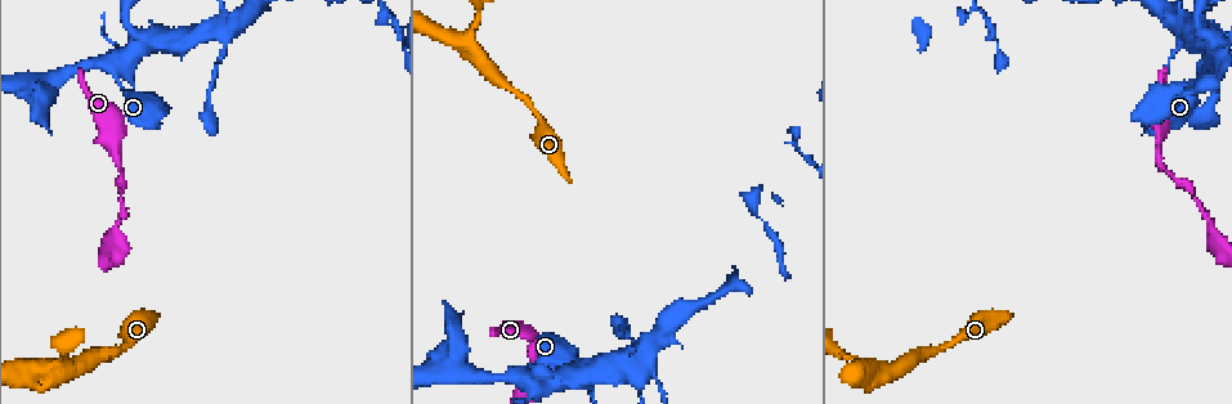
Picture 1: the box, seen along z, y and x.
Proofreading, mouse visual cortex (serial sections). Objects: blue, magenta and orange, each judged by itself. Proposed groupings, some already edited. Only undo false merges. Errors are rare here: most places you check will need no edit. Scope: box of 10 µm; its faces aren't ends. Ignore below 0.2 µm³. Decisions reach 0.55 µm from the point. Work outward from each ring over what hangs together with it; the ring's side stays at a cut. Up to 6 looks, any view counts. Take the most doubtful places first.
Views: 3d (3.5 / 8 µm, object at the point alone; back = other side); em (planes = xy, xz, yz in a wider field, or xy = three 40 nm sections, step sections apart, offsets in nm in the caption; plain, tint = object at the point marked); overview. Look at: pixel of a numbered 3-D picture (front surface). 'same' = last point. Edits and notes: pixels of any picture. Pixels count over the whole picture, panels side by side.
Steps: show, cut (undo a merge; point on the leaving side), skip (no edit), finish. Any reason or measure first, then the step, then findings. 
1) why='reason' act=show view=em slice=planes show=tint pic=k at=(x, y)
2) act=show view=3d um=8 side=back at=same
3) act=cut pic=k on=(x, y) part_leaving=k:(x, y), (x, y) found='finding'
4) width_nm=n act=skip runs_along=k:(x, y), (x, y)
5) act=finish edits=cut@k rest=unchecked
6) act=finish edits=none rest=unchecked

why='calibre changes' act=show view=3d um=3.5 pic=1 at=(1158, 153)

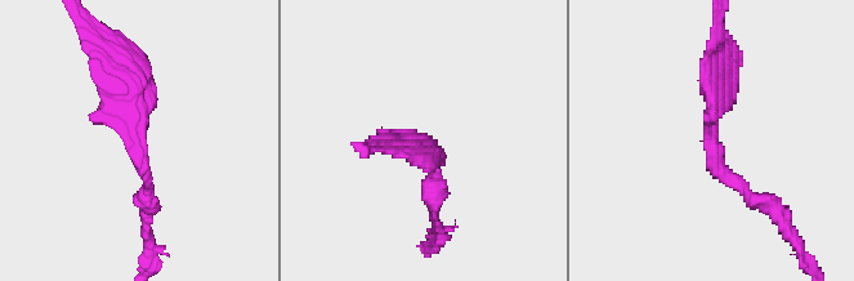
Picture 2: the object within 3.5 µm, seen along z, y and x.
why='shape alone is not enough' act=show view=em slice=xy step=3 show=tint pic=2 at=(710, 134)

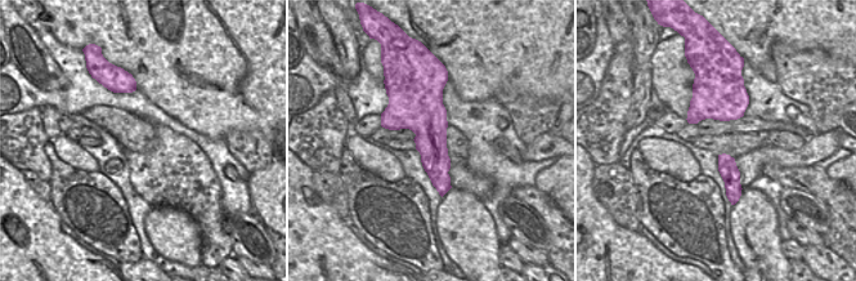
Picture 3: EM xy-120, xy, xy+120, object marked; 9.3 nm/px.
act=skip runs_along=2:(718, 52), (714, 159), (758, 199) found='all the same cell'

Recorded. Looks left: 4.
why='a narrow waist' act=show view=3d um=3.5 side=back pic=1 at=(110, 67)

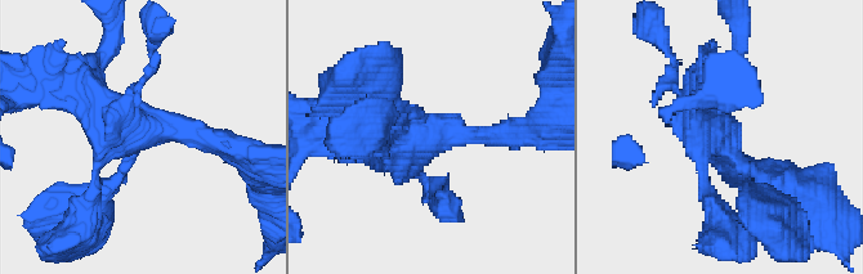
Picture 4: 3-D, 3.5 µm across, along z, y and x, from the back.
why='now the EM' act=show view=em slice=xy step=3 show=tint pic=4 at=(720, 134)

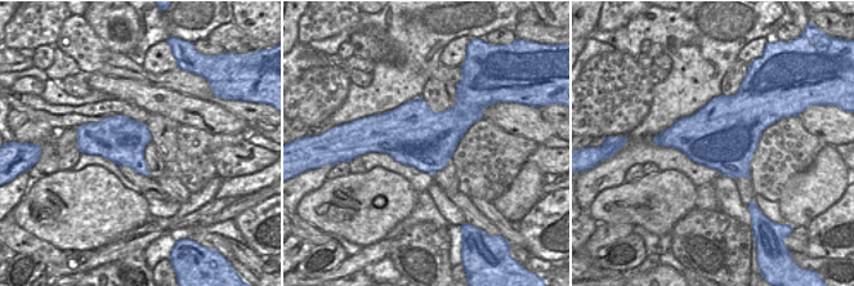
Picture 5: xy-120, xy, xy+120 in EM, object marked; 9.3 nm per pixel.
act=skip found='one cell here'

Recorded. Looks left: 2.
why='four or more arms meet' act=show view=3d um=3.5 pic=1 at=(649, 367)

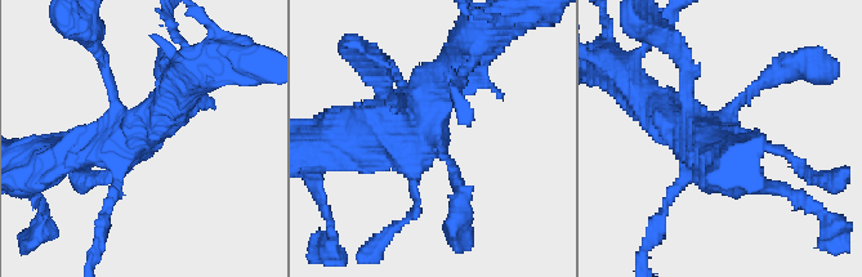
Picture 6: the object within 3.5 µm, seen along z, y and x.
why='need the tissue' act=show view=em slice=xy step=1 show=tint pic=6 at=(428, 131)

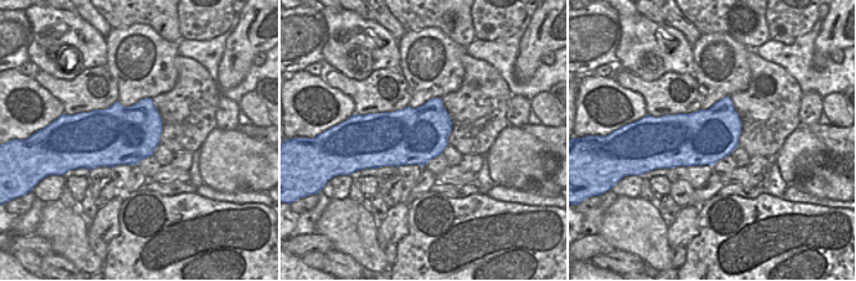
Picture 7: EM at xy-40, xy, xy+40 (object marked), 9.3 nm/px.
width_nm=550 act=skip runs_along=6:(335, 137), (394, 124), (461, 61) found='one cell here'

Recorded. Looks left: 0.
act=finish edits=none rest=unchecked

